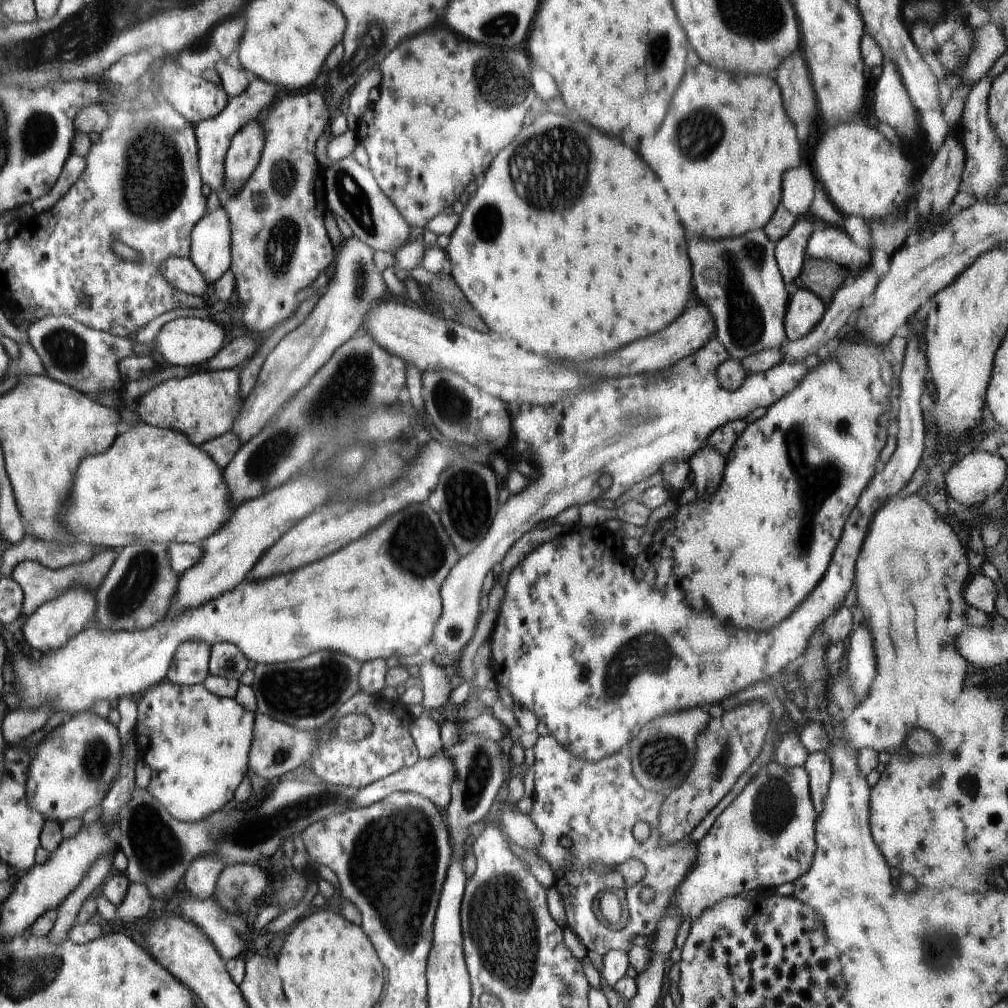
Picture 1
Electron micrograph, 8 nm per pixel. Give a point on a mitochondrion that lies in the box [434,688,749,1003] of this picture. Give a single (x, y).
(503, 929)

